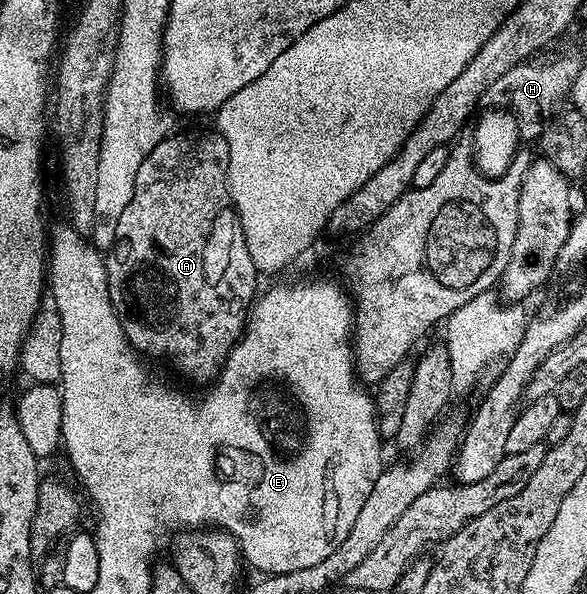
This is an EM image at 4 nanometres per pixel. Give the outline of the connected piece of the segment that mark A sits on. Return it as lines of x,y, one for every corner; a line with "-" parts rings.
177,131
175,134
169,134
154,146
153,150
149,152
149,156
138,168
133,198
126,206
126,210
121,211
116,241
106,256
106,263
110,269
110,280
118,289
118,300
122,305
123,315
120,317
120,325
132,347
145,357
147,357
146,355
161,356
162,359
169,360
186,379
193,380
196,384
205,384
205,386
211,385
224,371
224,363
227,362
228,355
244,335
248,317
258,296
258,291
256,292
258,273
250,258
250,250
246,246
246,238
240,225
240,216
236,212
235,204
232,203
232,193
228,191
230,146
226,146
226,138
222,138
219,131
211,131
180,133

